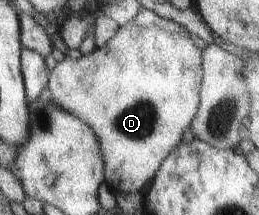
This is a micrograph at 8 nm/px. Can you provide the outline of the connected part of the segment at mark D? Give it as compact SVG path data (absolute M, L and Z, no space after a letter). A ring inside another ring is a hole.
M134 21L123 24L107 46L80 58L66 57L49 74L53 100L79 116L94 129L106 158L106 182L113 190L137 193L158 175L167 156L179 147L183 134L192 129L198 116L203 85L203 49L193 38L169 32L165 28L147 28Z

